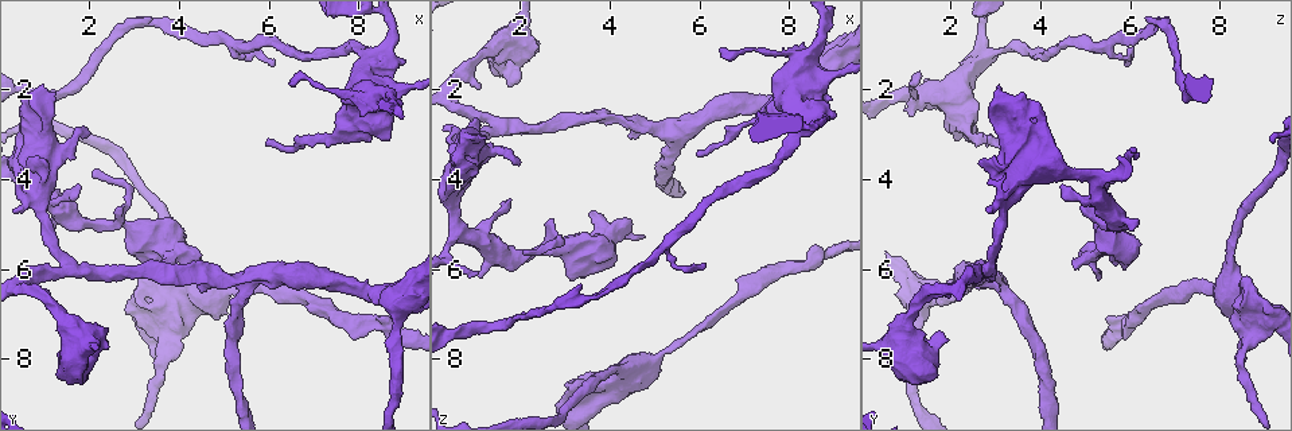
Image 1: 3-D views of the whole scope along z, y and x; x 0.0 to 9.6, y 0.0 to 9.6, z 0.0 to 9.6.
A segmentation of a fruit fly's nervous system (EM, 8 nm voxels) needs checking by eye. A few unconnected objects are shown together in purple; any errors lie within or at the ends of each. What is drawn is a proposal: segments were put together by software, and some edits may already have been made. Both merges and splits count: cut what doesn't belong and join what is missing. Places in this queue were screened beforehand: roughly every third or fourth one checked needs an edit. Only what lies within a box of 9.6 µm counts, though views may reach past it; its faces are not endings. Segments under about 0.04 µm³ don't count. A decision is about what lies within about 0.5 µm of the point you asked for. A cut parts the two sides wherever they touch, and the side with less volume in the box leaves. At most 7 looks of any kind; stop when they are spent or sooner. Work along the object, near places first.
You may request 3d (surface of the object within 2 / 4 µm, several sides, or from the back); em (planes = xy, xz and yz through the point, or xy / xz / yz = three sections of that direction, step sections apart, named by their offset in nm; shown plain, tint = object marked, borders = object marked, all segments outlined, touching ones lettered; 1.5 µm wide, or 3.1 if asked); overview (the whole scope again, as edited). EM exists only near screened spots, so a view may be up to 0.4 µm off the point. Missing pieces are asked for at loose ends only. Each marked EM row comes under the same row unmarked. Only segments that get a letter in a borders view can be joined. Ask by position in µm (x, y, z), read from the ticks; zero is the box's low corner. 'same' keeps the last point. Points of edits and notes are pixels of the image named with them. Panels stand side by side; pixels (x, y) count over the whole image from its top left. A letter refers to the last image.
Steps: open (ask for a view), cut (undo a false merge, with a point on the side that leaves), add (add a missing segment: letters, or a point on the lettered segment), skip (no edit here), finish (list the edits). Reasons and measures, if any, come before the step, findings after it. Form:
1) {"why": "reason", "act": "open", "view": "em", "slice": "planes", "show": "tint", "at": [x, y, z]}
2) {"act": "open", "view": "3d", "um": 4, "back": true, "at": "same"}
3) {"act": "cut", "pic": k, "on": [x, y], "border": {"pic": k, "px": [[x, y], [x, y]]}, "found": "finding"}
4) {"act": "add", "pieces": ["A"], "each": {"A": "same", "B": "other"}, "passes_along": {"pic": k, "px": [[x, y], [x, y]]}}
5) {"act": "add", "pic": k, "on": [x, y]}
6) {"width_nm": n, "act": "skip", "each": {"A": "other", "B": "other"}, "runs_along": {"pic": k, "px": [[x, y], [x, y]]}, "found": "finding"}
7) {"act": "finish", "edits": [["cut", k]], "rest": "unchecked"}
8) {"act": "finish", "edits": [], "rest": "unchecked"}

{"why": "free end", "act": "open", "view": "3d", "um": 2, "back": true, "at": [6.50, 1.95, 1.10]}

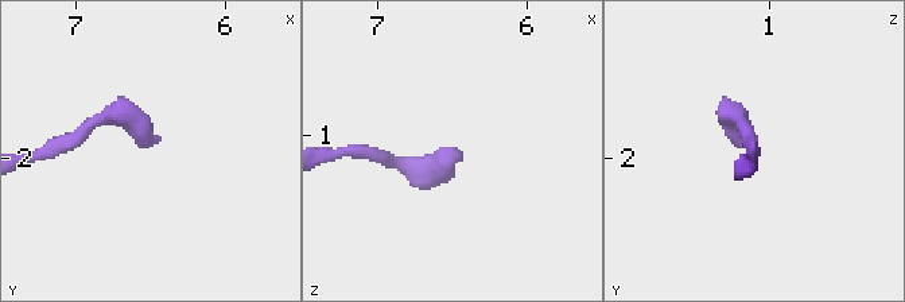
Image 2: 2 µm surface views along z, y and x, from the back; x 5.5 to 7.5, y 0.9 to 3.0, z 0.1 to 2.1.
{"why": "now the EM", "act": "open", "view": "em", "slice": "yz", "step": 8, "show": "tint", "at": [6.46, 1.88, 1.12]}

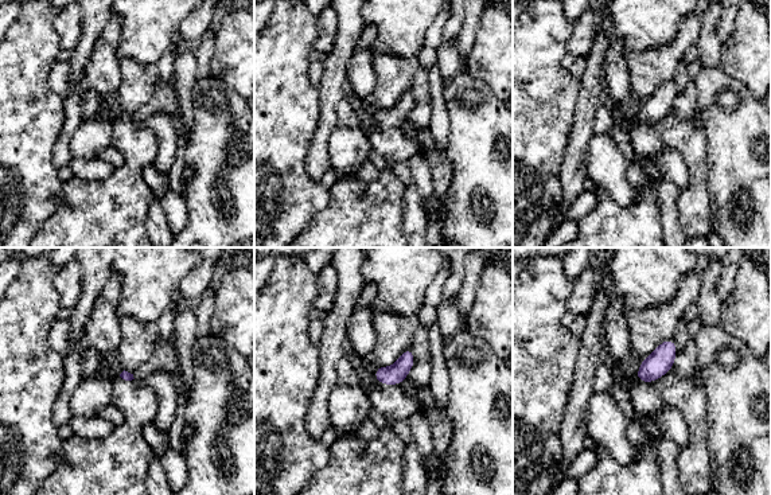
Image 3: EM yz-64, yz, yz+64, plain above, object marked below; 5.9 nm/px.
{"why": "another direction", "act": "open", "view": "em", "slice": "planes", "show": "borders", "at": "same"}

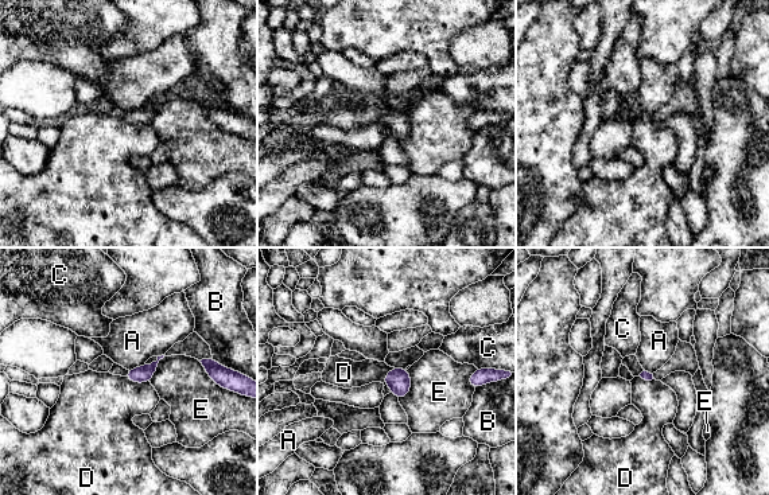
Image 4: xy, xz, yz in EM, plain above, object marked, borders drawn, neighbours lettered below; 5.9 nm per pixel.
{"act": "skip", "each": {"A": "other", "B": "other", "C": "other", "D": "other", "E": "other"}, "border": {"pic": 4, "px": [[124, 375], [136, 382], [148, 382]]}, "found": "no lettered segment goes on from it"}

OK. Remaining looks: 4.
{"why": "thin end", "act": "open", "view": "3d", "um": 2, "at": [6.10, 1.35, 5.80]}

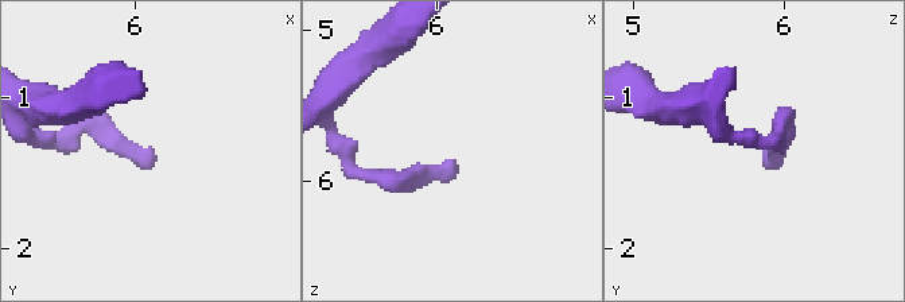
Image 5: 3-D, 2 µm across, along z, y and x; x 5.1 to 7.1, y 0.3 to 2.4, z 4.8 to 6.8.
{"act": "open", "view": "em", "slice": "xz", "step": 8, "show": "borders", "at": [6.14, 1.42, 5.86]}

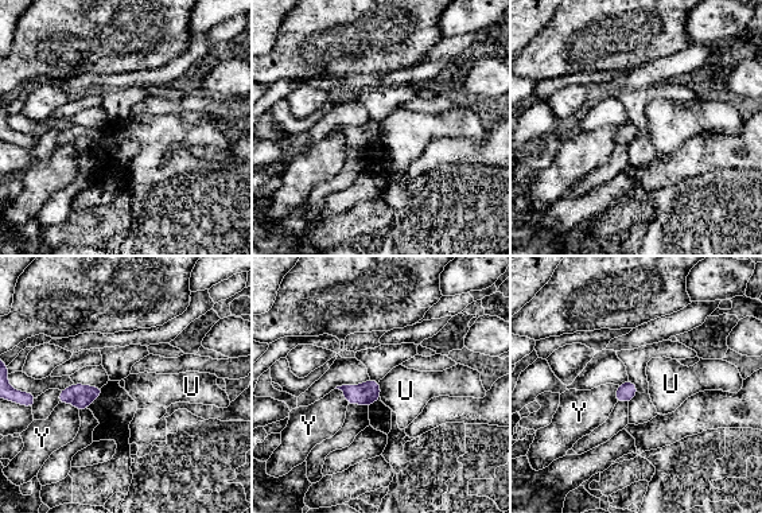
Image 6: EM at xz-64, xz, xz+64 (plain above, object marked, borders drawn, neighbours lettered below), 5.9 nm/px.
{"act": "skip", "each": {"U": "other", "Y": "other"}, "border": {"pic": 6, "px": [[378, 381], [381, 397]]}, "found": "none of them fits"}

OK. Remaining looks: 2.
{"act": "finish", "edits": [], "rest": "unchecked"}

